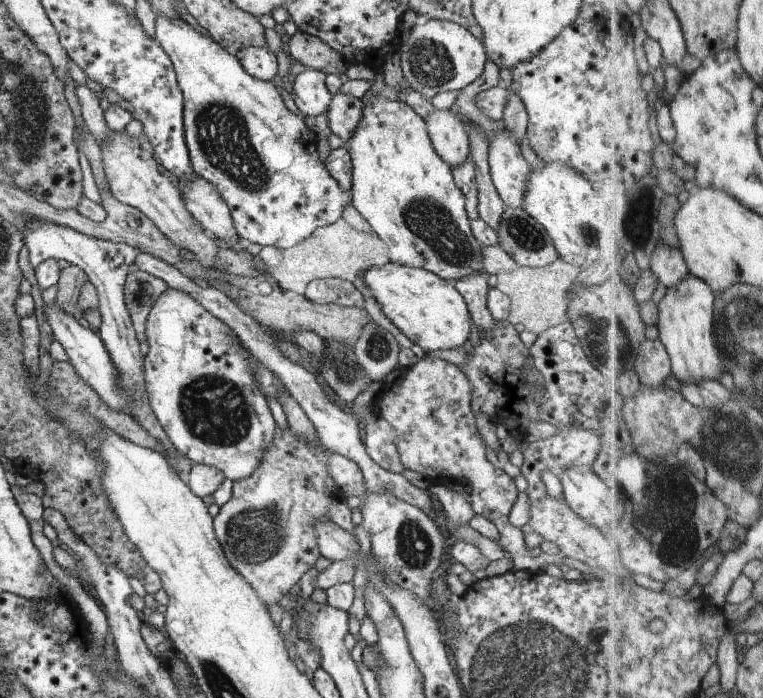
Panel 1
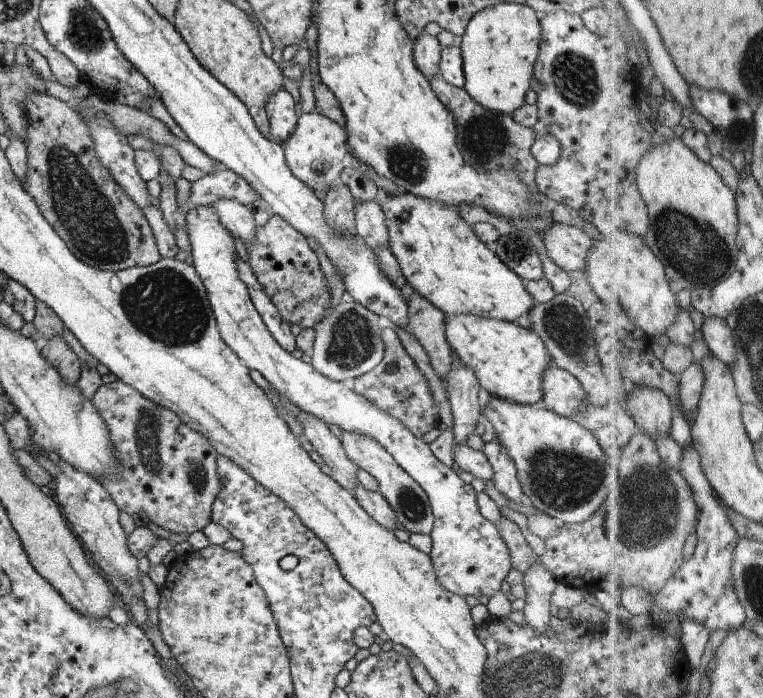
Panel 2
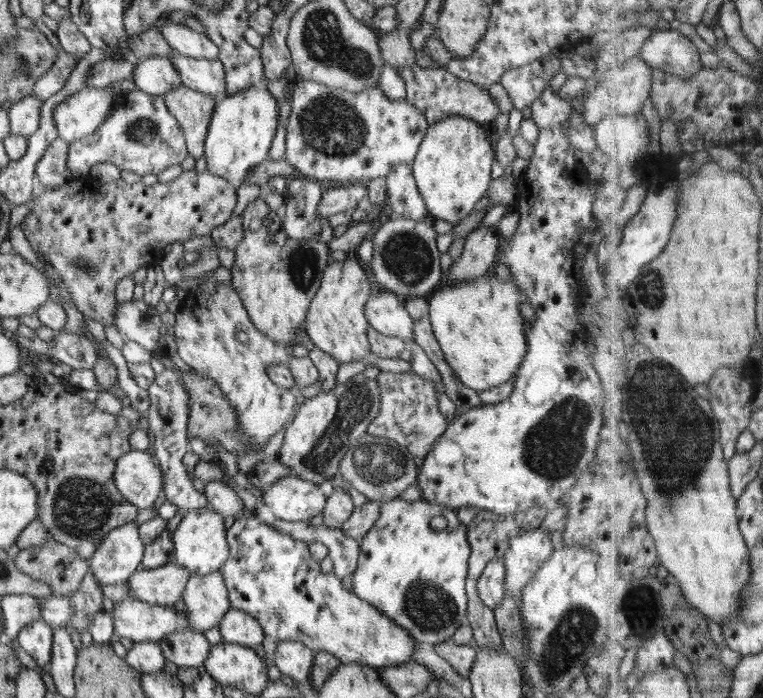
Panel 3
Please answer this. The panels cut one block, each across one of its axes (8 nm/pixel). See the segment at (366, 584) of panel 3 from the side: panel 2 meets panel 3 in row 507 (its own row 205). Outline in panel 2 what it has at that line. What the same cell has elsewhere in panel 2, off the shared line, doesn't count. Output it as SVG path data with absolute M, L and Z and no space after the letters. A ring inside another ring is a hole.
M378 189L374 201L382 207L388 229L388 248L398 261L398 266L407 282L418 294L435 304L445 314L474 314L492 319L517 322L520 316L528 314L535 302L528 294L524 281L504 264L492 247L478 240L472 226L468 225L459 212L440 202L422 200L412 192L400 190L400 194L392 196Z

